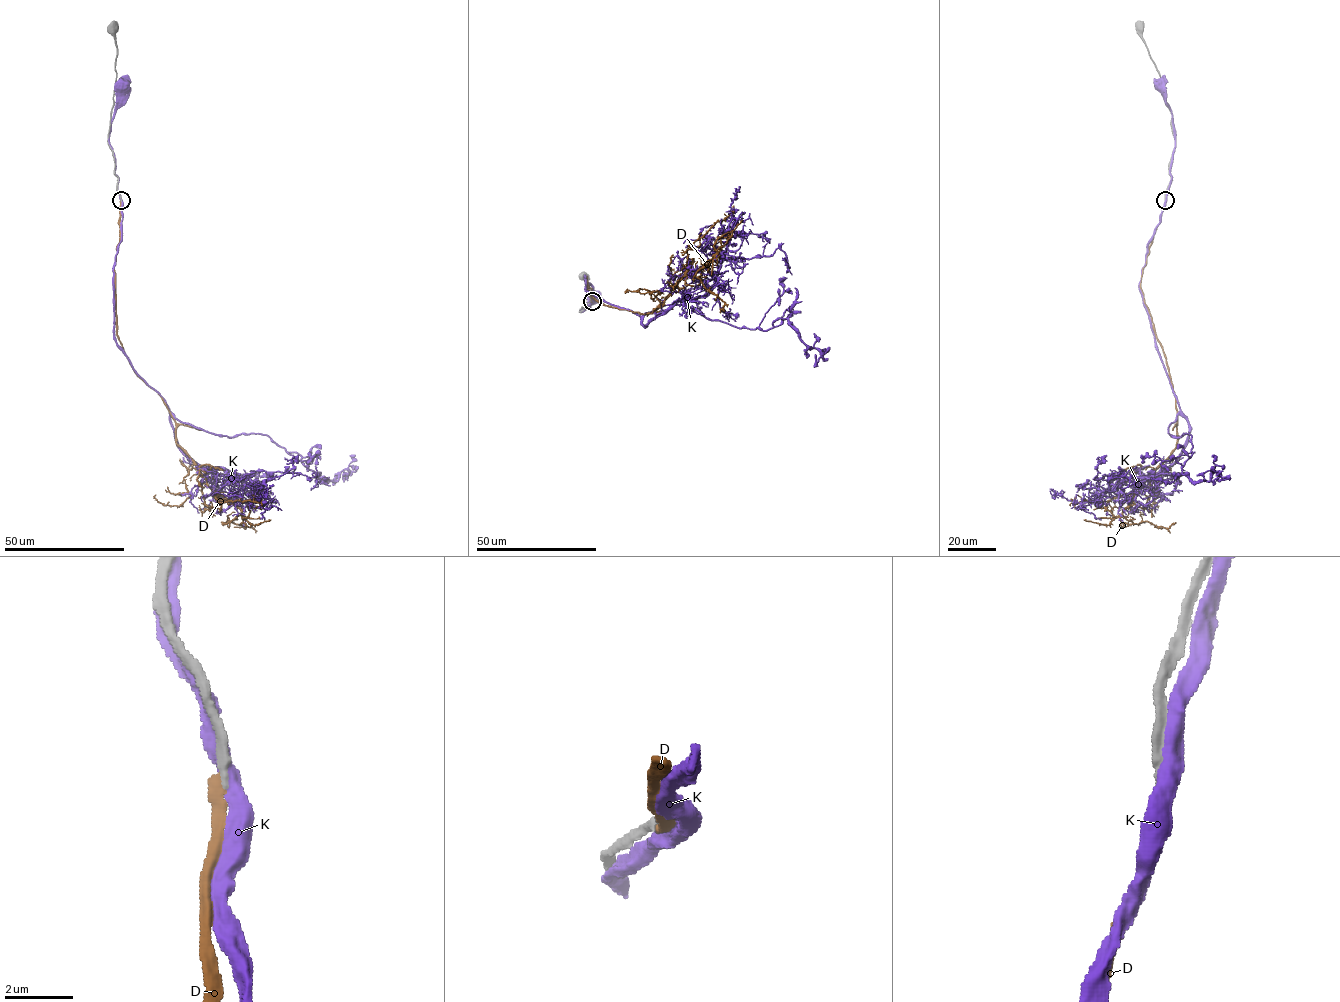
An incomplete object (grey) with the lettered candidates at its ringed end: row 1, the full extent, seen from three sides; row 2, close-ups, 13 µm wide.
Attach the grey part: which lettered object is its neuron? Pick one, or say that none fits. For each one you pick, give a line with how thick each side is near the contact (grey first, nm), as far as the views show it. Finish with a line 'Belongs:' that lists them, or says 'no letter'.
Belongs: no letter

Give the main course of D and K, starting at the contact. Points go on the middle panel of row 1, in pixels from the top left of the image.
D: (592, 301), (586, 277), (598, 302), (650, 313), (689, 271), (711, 259), (695, 275), (724, 303), (720, 312)
K: (592, 301), (589, 308), (586, 306), (580, 311), (586, 307), (591, 292), (592, 294)

